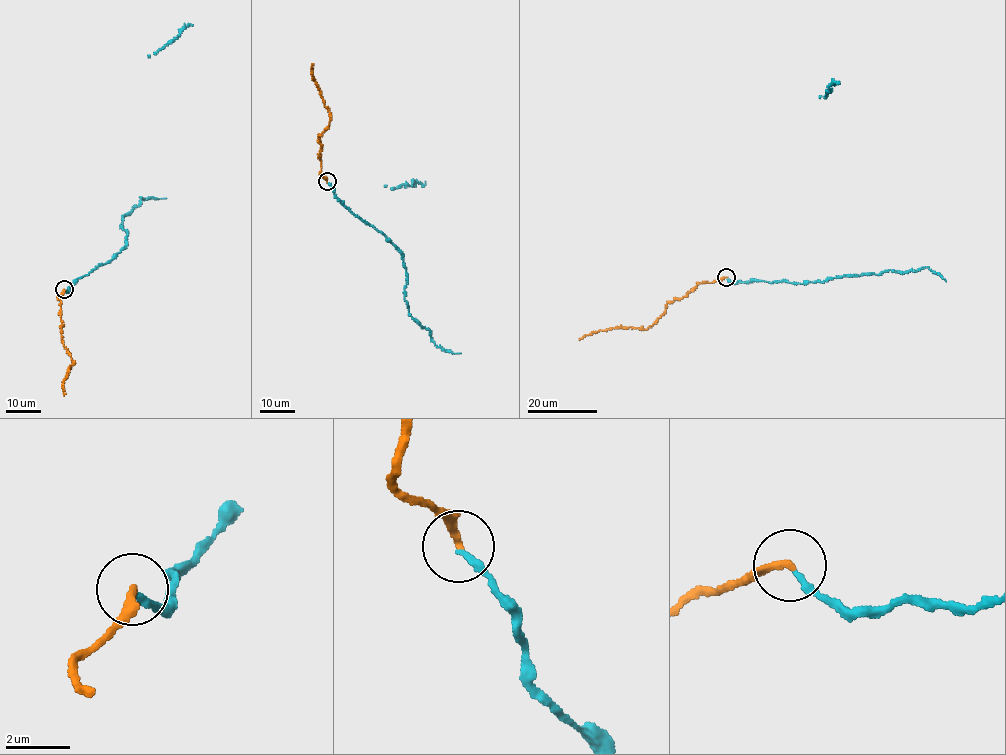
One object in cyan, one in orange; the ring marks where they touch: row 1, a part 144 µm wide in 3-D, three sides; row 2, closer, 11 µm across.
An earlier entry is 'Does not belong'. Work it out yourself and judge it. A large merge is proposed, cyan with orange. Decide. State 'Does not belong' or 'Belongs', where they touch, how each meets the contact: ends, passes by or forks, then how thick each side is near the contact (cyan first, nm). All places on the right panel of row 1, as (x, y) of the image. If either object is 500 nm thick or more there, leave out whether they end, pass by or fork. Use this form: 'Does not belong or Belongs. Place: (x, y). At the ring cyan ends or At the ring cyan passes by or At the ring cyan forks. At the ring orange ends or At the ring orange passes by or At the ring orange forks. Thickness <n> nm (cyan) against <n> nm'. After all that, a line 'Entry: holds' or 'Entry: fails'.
Belongs. Place: (726, 277). At the ring cyan ends. At the ring orange ends. Thickness 240 nm (cyan) against 240 nm
Entry: fails

